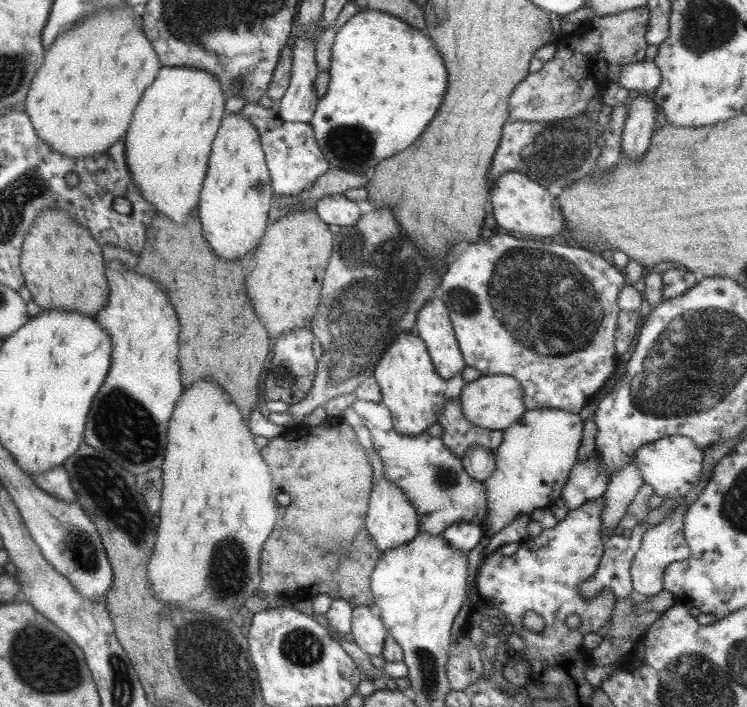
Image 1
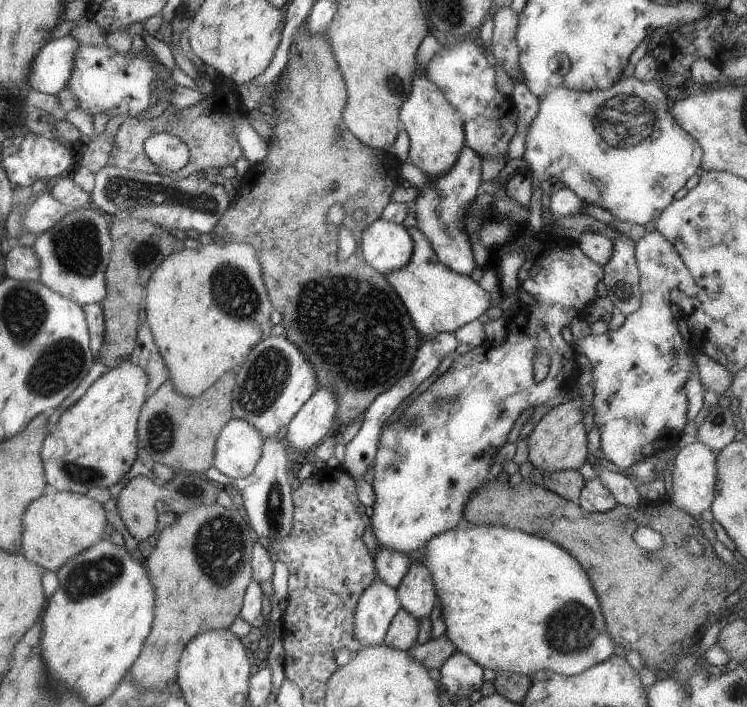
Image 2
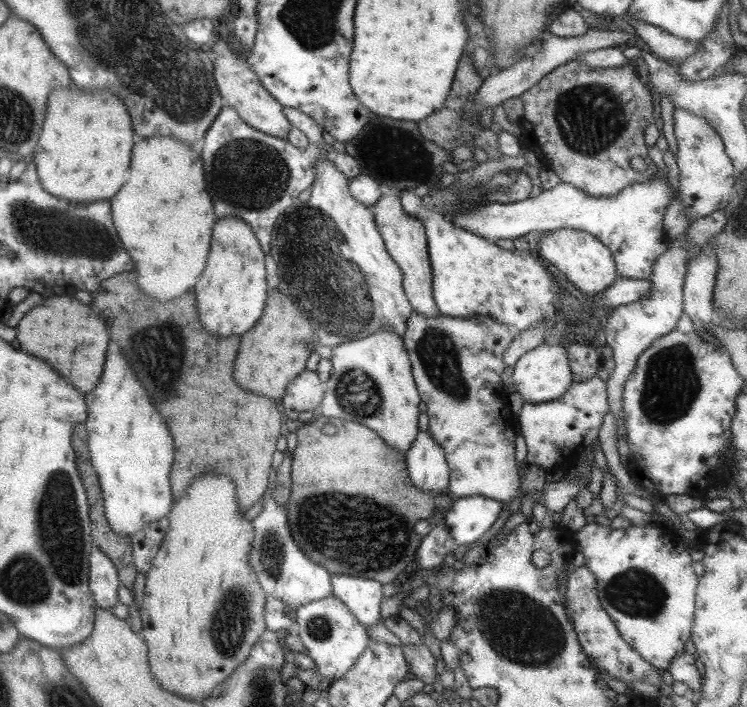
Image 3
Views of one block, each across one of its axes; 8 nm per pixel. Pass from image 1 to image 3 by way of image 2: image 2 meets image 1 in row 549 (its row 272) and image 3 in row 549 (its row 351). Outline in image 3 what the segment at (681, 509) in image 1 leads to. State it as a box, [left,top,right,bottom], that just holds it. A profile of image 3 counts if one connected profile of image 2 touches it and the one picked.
[574,523,699,671]

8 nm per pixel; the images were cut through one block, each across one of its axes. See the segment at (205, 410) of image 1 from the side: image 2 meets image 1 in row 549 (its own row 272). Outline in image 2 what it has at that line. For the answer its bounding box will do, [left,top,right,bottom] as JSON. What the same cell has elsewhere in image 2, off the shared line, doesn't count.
[144,242,272,397]

